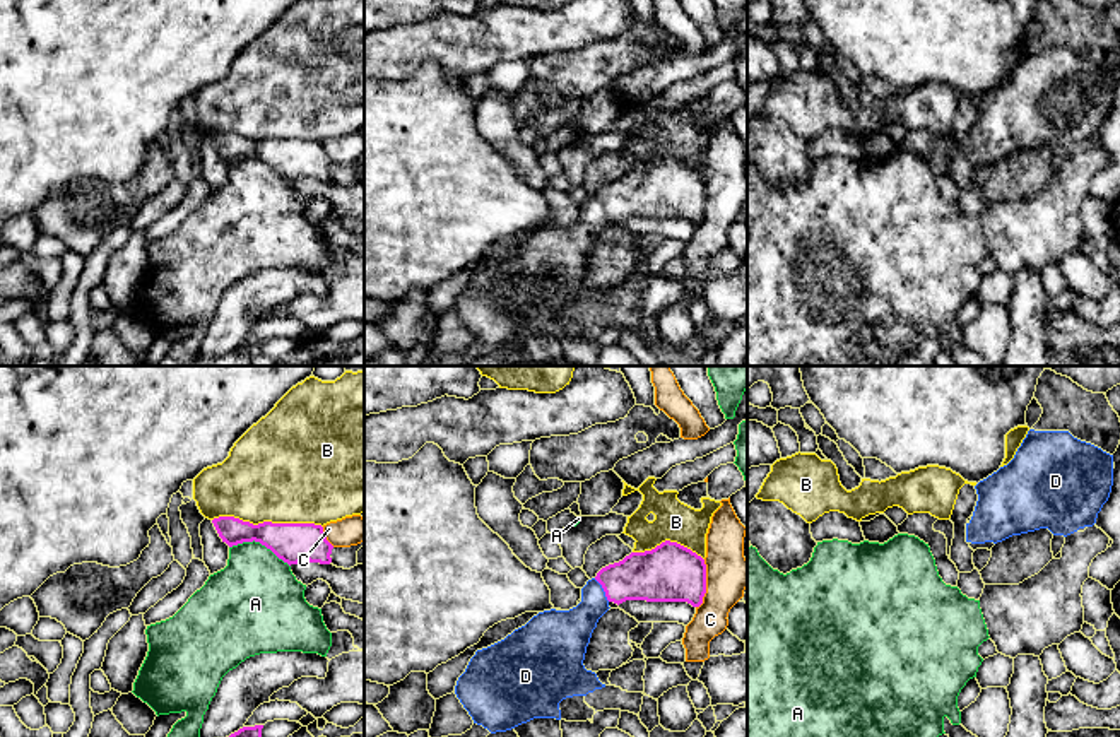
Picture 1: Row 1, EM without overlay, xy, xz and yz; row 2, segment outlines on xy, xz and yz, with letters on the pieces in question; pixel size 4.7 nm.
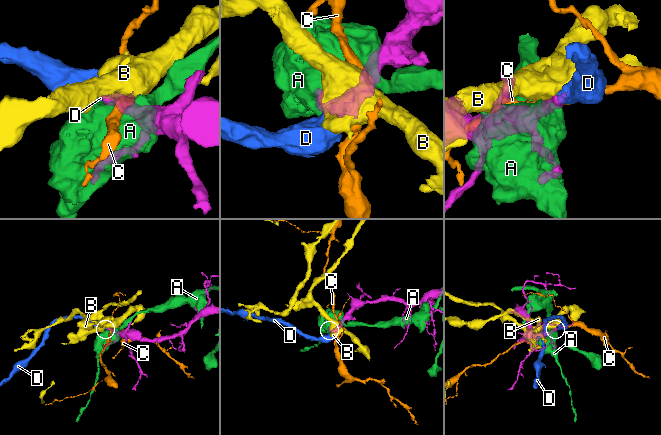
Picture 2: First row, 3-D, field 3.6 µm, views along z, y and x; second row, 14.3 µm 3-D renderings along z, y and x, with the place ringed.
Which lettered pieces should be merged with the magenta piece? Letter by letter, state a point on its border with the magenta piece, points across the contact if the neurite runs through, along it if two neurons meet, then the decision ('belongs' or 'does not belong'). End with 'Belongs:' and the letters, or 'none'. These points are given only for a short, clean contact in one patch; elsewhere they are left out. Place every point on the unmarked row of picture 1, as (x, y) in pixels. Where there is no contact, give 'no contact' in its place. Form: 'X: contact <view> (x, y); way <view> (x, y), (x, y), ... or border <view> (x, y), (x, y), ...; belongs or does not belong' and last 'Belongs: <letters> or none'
A: contact xy (260, 159); does not belong
B: contact xy (267, 139); does not belong
C: contact xz (705, 200); does not belong
D: contact xz (604, 207); way xz (654, 192), (611, 200), (604, 207), (570, 248); belongs
Belongs: D

